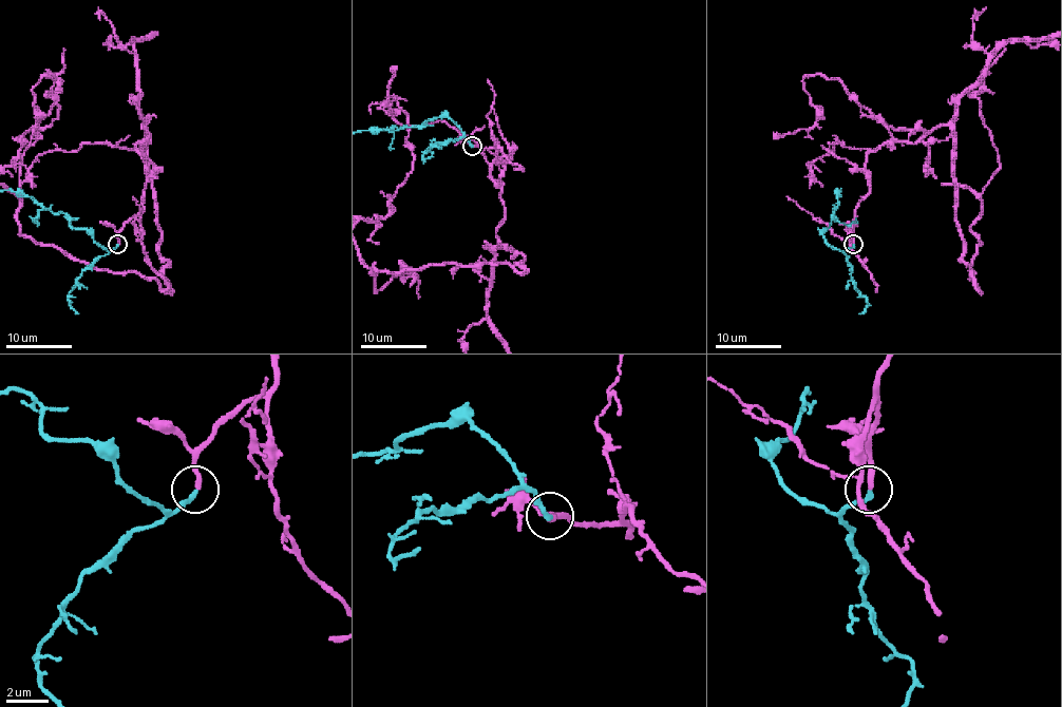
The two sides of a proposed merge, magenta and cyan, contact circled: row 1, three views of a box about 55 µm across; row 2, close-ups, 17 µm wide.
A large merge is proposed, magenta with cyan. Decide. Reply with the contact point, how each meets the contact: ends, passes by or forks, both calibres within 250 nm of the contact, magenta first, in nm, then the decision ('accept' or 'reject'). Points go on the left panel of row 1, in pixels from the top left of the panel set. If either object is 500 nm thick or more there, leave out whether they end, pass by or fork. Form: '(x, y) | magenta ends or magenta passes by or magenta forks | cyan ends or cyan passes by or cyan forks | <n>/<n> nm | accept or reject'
(117, 244) | magenta ends | cyan ends | 240/240 nm | accept

